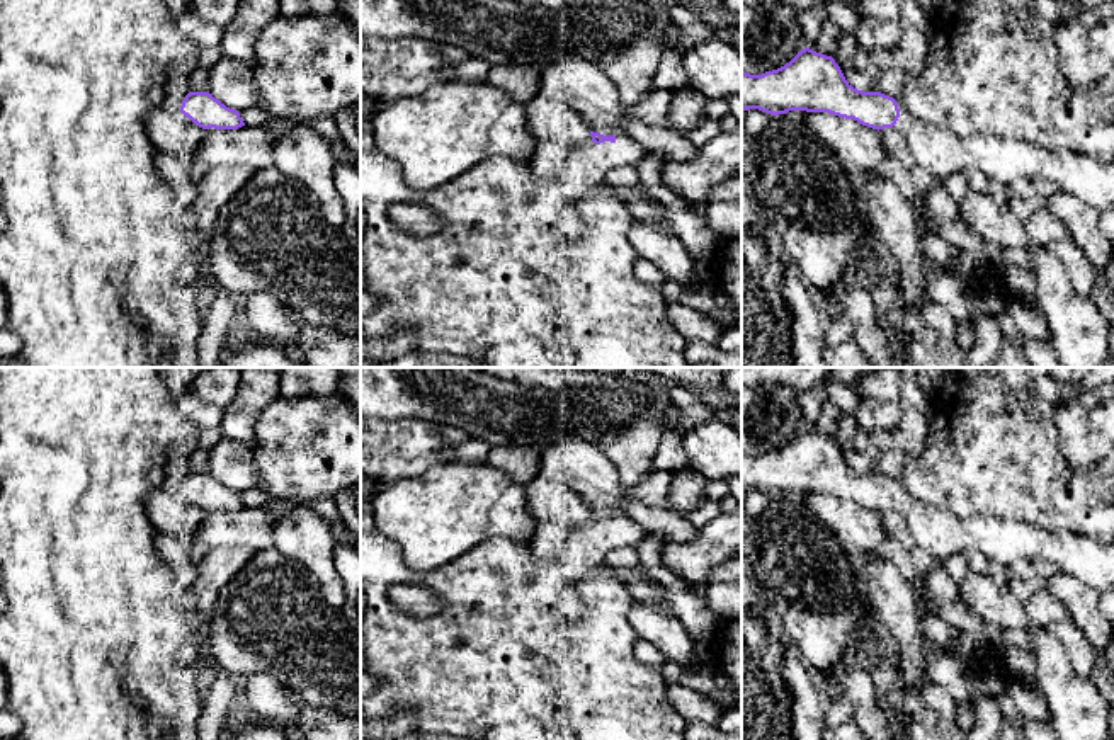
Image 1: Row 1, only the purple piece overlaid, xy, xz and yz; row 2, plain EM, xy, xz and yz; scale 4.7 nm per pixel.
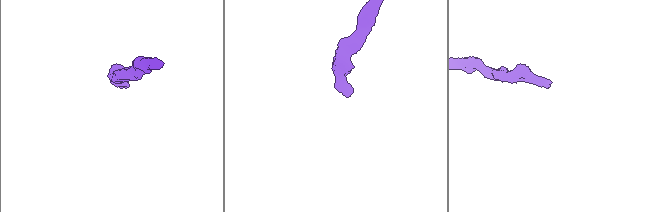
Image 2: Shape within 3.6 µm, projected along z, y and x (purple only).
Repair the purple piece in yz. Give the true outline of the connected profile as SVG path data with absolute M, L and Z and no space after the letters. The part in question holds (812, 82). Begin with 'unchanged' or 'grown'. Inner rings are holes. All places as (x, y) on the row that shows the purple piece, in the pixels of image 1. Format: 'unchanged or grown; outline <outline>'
grown; outline M804 48L777 70L762 75L742 71L742 111L748 109L772 116L806 111L854 119L879 131L886 153L905 165L918 196L937 184L893 129L900 117L896 100L881 92L854 88L832 56Z

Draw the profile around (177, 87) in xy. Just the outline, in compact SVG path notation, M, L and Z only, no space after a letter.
M170 77L165 83L165 97L162 105L170 112L180 111L182 100L190 92L189 77Z

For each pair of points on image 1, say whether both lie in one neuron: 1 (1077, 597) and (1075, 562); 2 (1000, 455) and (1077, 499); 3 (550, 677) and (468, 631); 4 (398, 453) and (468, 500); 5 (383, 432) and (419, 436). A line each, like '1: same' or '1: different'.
1: different
2: same
3: same
4: different
5: same

